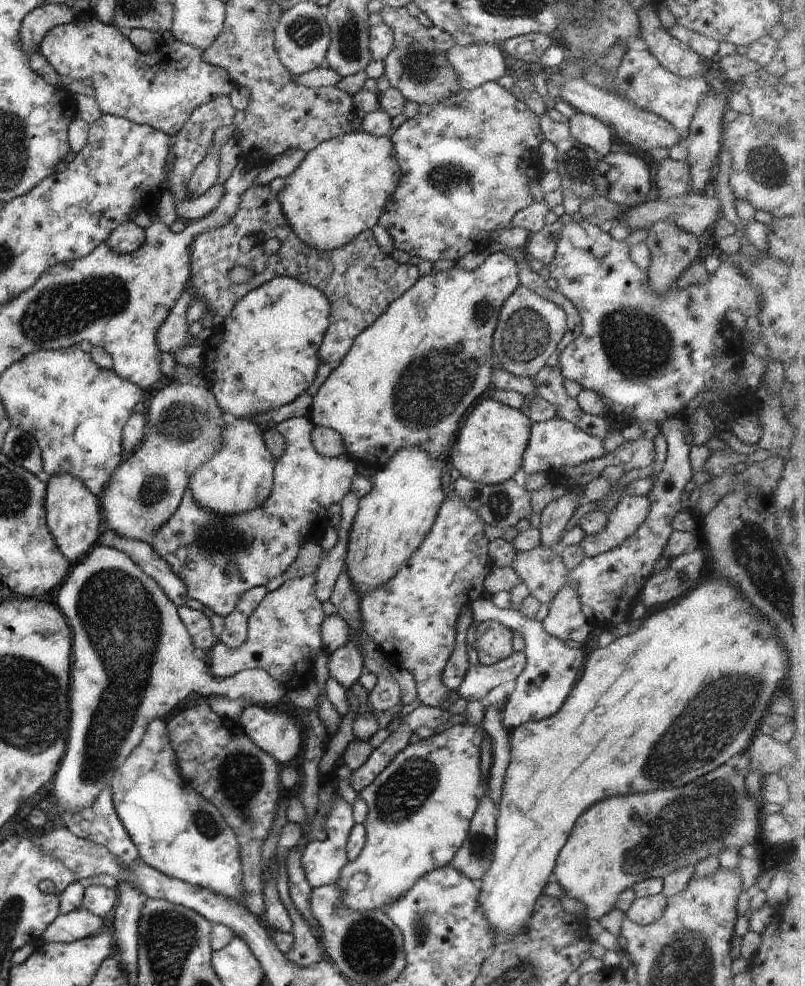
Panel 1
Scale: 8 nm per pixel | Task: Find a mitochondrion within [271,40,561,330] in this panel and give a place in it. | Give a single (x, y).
(445, 178)

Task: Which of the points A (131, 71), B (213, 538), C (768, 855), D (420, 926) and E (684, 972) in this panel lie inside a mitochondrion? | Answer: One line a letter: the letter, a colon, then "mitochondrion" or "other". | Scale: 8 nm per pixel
A: other
B: mitochondrion
C: mitochondrion
D: mitochondrion
E: mitochondrion

